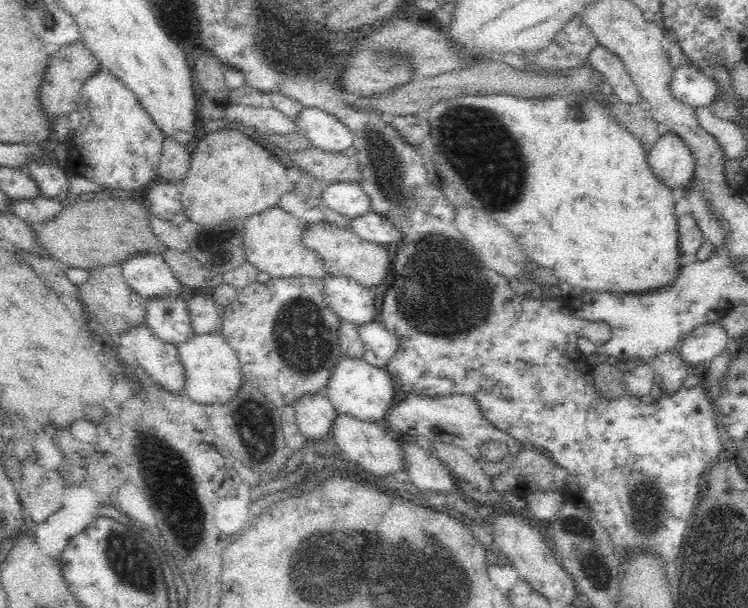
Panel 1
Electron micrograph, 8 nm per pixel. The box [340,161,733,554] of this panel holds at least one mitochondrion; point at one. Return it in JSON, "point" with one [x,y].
{"point":[452,303]}

